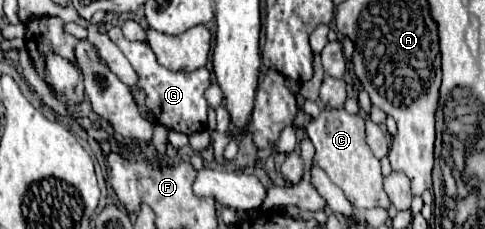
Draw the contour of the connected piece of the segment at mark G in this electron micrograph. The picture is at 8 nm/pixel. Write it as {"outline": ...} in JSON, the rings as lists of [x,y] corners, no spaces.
{"outline":[[[121,27],[107,29],[109,39],[123,51],[137,73],[137,87],[145,93],[145,107],[151,111],[155,125],[165,125],[171,131],[179,131],[191,135],[195,131],[203,131],[207,127],[207,101],[203,97],[205,89],[209,87],[209,71],[205,67],[195,69],[191,73],[185,71],[169,71],[161,67],[151,51],[151,47],[143,41],[129,41],[123,37]]]}

